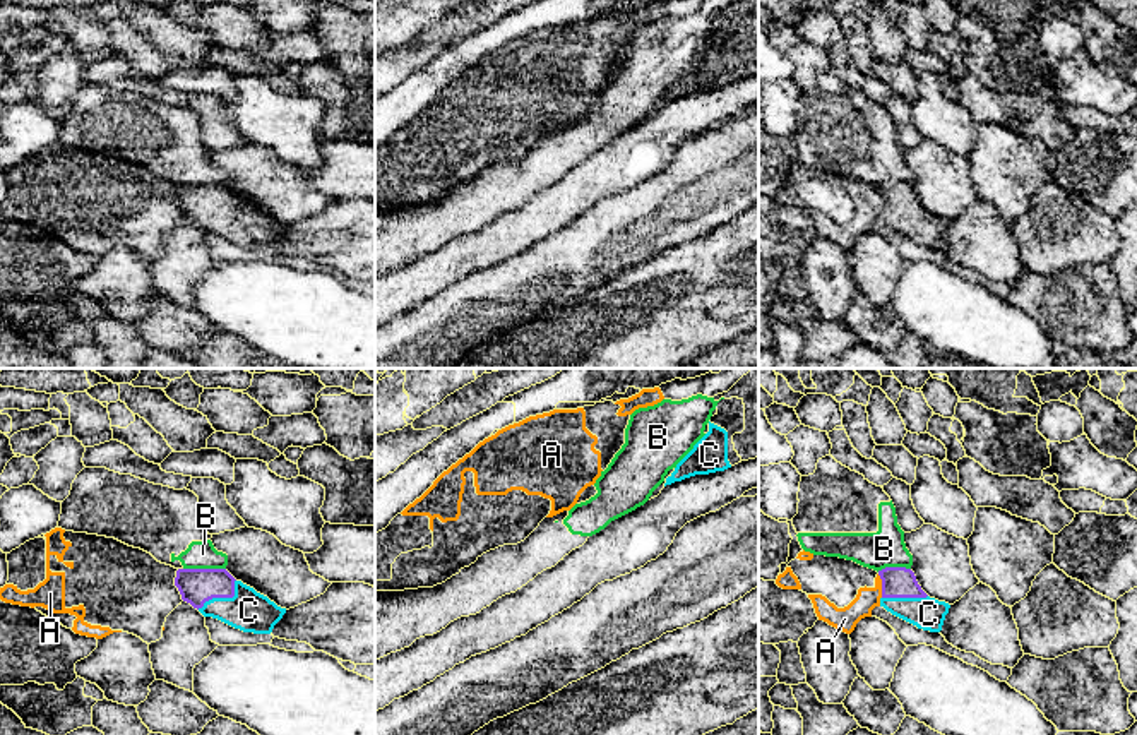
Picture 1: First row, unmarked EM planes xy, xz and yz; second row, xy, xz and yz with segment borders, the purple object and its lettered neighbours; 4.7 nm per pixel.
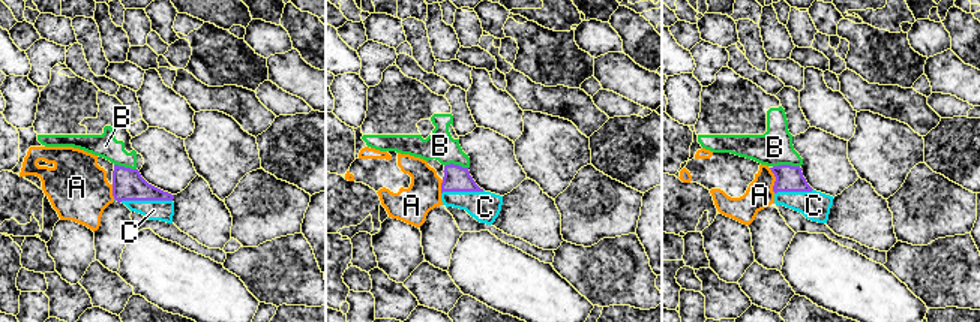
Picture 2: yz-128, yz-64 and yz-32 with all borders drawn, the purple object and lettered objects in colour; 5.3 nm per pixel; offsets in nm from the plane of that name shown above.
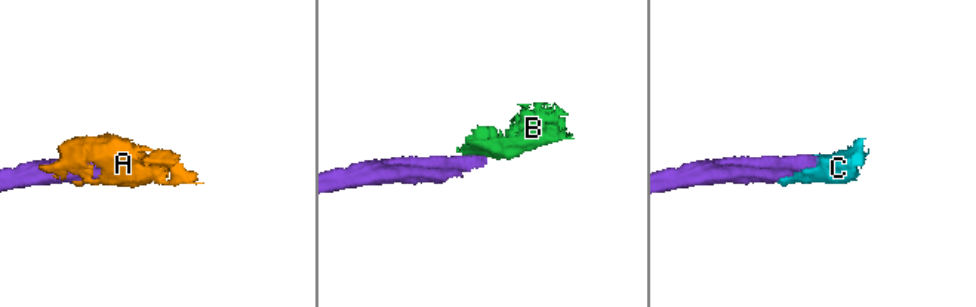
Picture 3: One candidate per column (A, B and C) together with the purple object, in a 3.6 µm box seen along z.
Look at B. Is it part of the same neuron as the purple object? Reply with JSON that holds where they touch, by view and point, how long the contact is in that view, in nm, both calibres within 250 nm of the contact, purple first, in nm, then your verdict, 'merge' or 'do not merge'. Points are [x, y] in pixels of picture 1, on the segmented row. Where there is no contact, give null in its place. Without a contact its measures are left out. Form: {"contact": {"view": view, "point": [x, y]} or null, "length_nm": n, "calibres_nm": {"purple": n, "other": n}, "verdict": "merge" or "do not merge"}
{"contact": {"view": "xy", "point": [204, 569]}, "length_nm": 200, "calibres_nm": {"purple": 160, "other": 130}, "verdict": "do not merge"}

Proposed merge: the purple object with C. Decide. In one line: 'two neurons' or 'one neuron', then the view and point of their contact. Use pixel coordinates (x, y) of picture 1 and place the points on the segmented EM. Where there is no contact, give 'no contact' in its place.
one neuron; meets purple in xy at (223, 597)

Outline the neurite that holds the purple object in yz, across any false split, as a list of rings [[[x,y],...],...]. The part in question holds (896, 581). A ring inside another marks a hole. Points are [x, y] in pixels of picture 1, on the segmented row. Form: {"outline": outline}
{"outline": [[[885,567],[878,571],[878,576],[882,579],[880,607],[918,629],[942,630],[950,605],[930,598],[918,584],[911,569]]]}

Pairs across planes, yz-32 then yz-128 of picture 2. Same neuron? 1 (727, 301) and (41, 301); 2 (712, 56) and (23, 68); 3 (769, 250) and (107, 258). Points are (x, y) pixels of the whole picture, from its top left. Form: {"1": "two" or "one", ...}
{"1": "two", "2": "two", "3": "one"}

